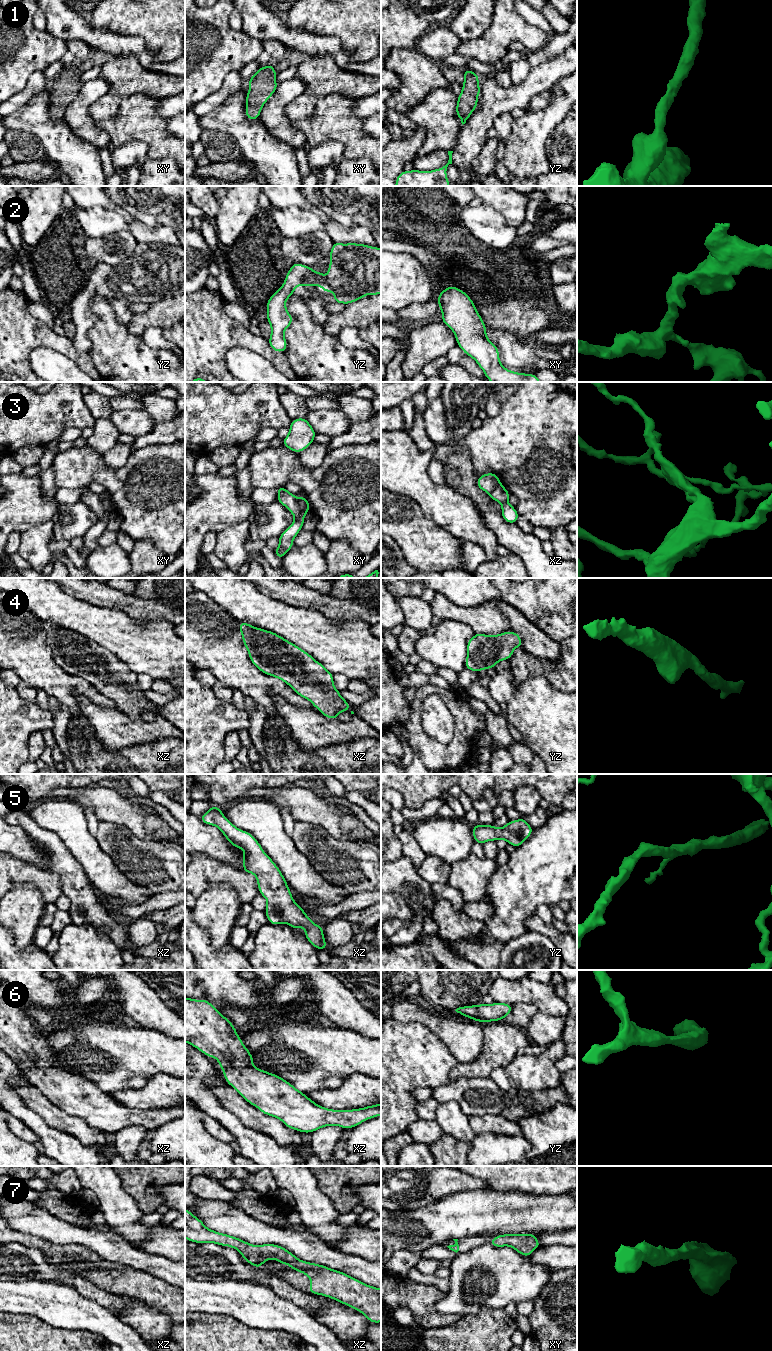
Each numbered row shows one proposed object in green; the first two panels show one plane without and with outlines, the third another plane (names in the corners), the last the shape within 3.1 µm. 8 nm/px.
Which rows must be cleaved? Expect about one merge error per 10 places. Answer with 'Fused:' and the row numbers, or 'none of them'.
Fused: 3

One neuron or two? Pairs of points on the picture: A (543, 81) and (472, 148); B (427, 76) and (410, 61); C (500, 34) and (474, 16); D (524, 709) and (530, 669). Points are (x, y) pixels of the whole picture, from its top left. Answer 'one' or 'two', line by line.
A: one
B: one
C: two
D: two

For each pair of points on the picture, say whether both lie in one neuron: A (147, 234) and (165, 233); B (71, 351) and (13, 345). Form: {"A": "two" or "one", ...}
{"A": "one", "B": "one"}

